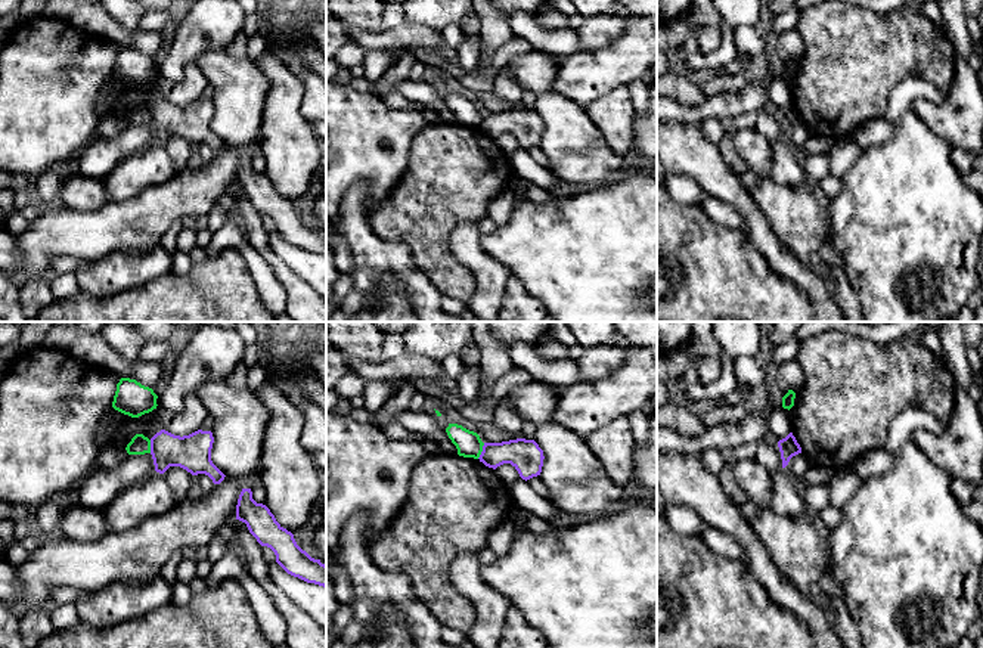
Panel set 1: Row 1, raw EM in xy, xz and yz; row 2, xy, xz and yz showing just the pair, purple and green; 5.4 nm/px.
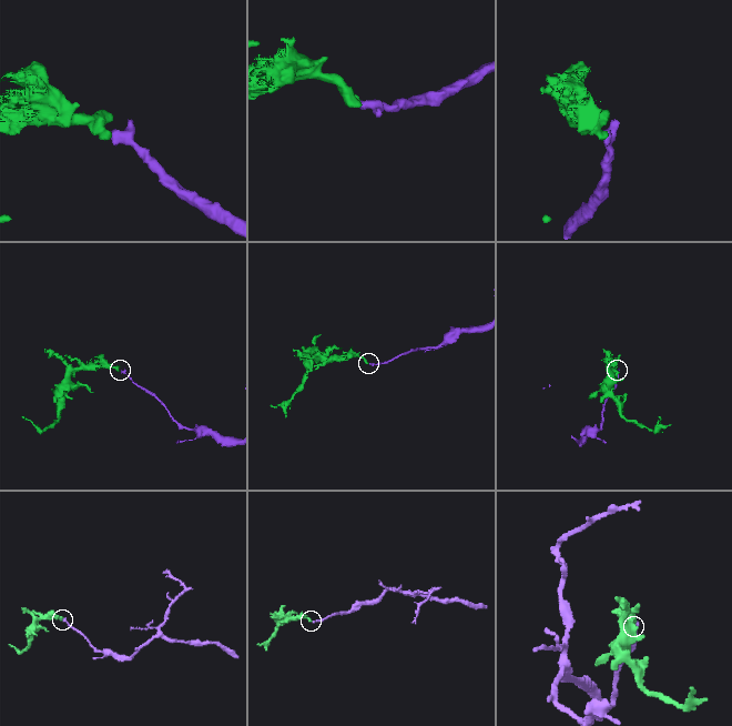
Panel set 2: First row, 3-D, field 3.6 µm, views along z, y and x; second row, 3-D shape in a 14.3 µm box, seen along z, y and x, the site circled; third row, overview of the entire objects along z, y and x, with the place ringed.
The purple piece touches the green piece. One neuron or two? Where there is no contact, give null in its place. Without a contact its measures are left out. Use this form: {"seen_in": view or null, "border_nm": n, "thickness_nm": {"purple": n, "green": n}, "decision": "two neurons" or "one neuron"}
{"seen_in": "xz", "border_nm": 100, "thickness_nm": {"purple": 170, "green": 140}, "decision": "two neurons"}

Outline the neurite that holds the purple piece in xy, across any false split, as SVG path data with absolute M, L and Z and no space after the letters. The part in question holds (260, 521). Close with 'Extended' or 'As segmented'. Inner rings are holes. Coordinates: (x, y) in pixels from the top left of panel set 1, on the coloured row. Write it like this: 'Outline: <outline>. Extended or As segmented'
Outline: M242 489L239 494L236 520L246 524L249 533L261 546L275 552L276 562L288 574L326 587L326 565L297 545L294 534L276 521L270 509L252 499L251 489Z. As segmented

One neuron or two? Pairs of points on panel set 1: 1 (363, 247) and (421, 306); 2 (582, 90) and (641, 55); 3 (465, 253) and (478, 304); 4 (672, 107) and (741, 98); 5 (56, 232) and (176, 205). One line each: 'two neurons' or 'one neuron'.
1: one neuron
2: one neuron
3: one neuron
4: one neuron
5: one neuron

